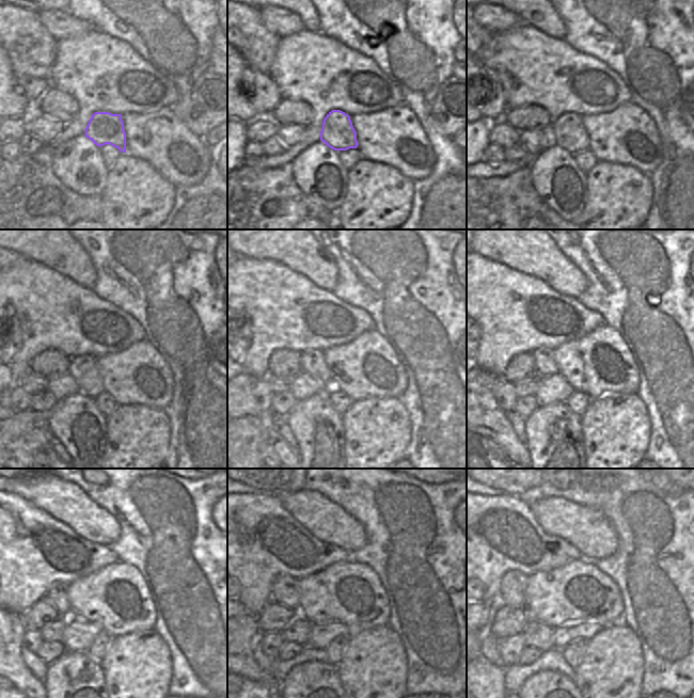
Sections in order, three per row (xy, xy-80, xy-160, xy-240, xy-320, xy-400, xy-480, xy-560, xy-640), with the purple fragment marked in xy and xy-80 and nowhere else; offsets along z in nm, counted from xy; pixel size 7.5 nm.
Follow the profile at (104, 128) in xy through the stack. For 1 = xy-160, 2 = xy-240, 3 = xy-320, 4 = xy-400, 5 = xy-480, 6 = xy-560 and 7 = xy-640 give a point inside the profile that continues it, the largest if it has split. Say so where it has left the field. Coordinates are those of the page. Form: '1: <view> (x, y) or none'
1: xy-160 (568, 131)
2: xy-240 (83, 369)
3: xy-320 (313, 362)
4: xy-400 (546, 365)
5: xy-480 (58, 593)
6: xy-560 (284, 588)
7: xy-640 (513, 586)

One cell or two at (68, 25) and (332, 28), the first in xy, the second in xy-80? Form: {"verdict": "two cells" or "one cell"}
{"verdict": "two cells"}

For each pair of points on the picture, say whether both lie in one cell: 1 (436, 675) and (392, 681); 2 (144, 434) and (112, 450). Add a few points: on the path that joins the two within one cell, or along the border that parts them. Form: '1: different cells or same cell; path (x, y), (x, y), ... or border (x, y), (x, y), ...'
1: different cells; border (406, 653), (407, 678), (405, 686)
2: same cell; path (137, 442), (128, 450), (120, 450)

